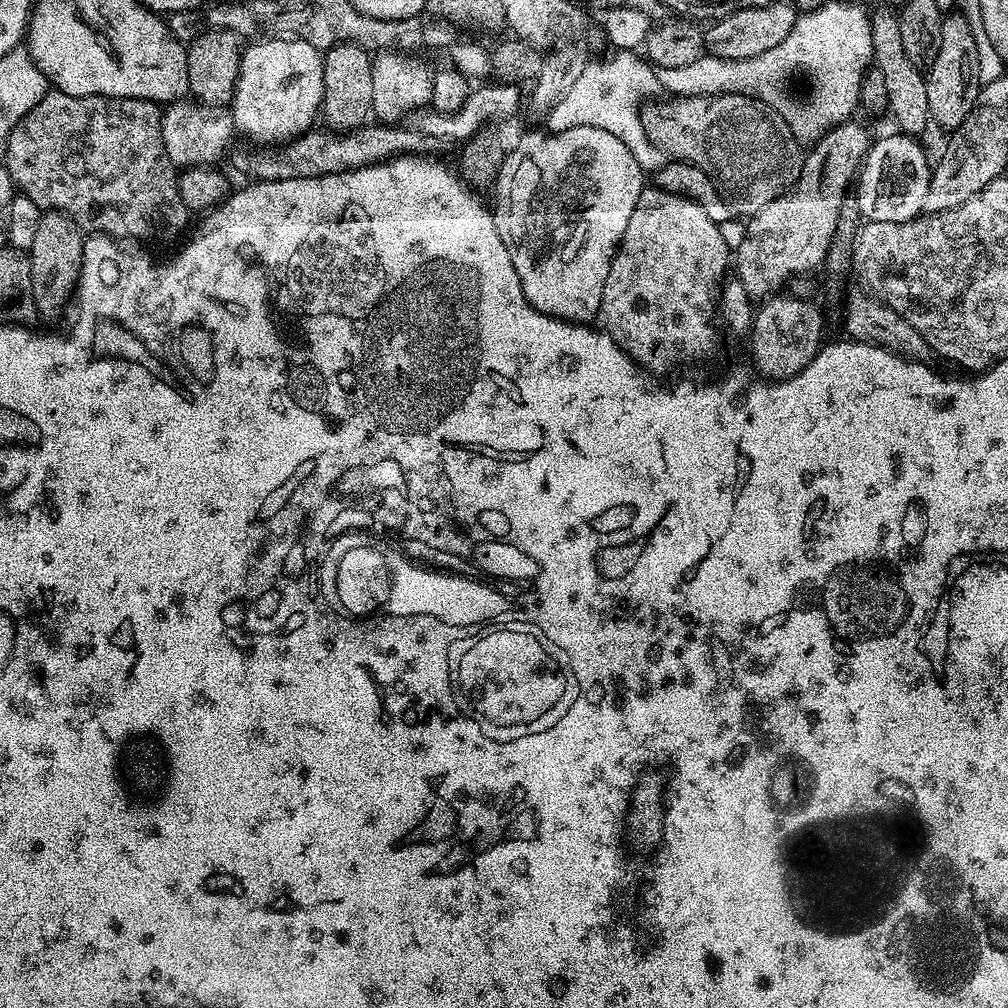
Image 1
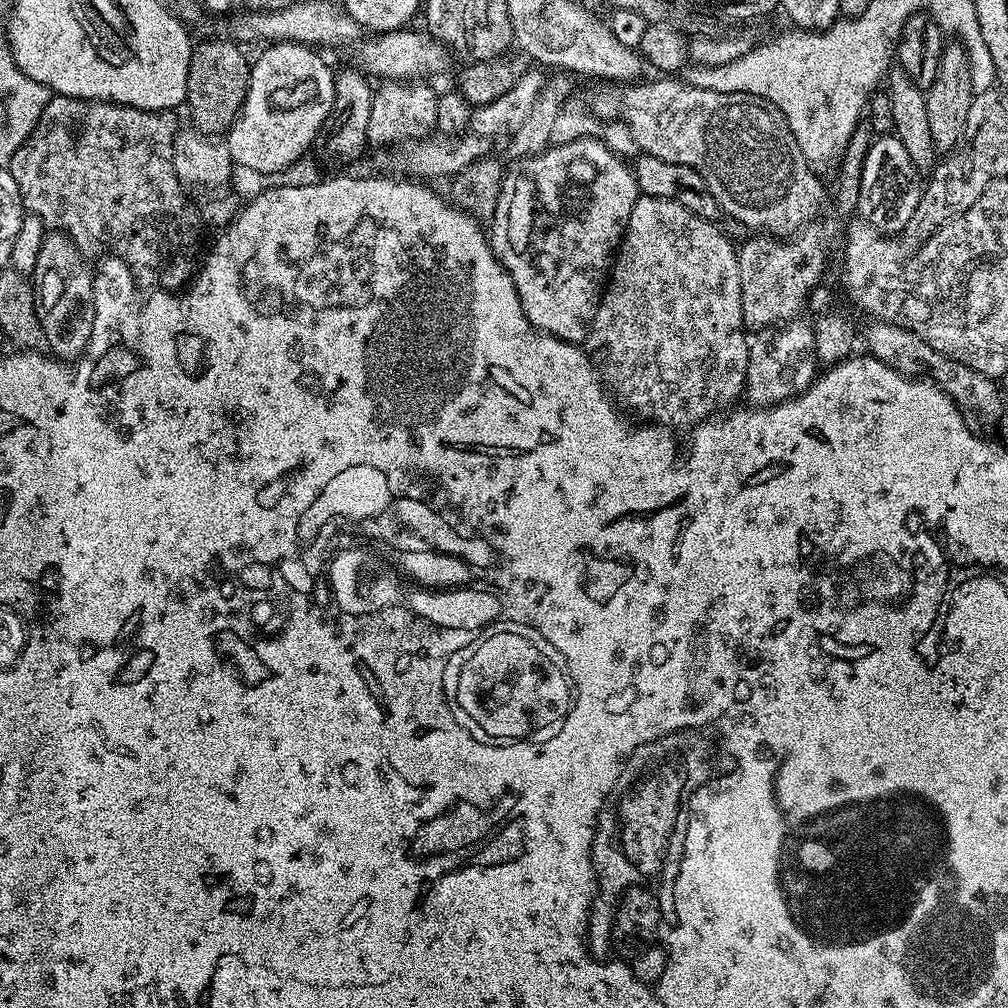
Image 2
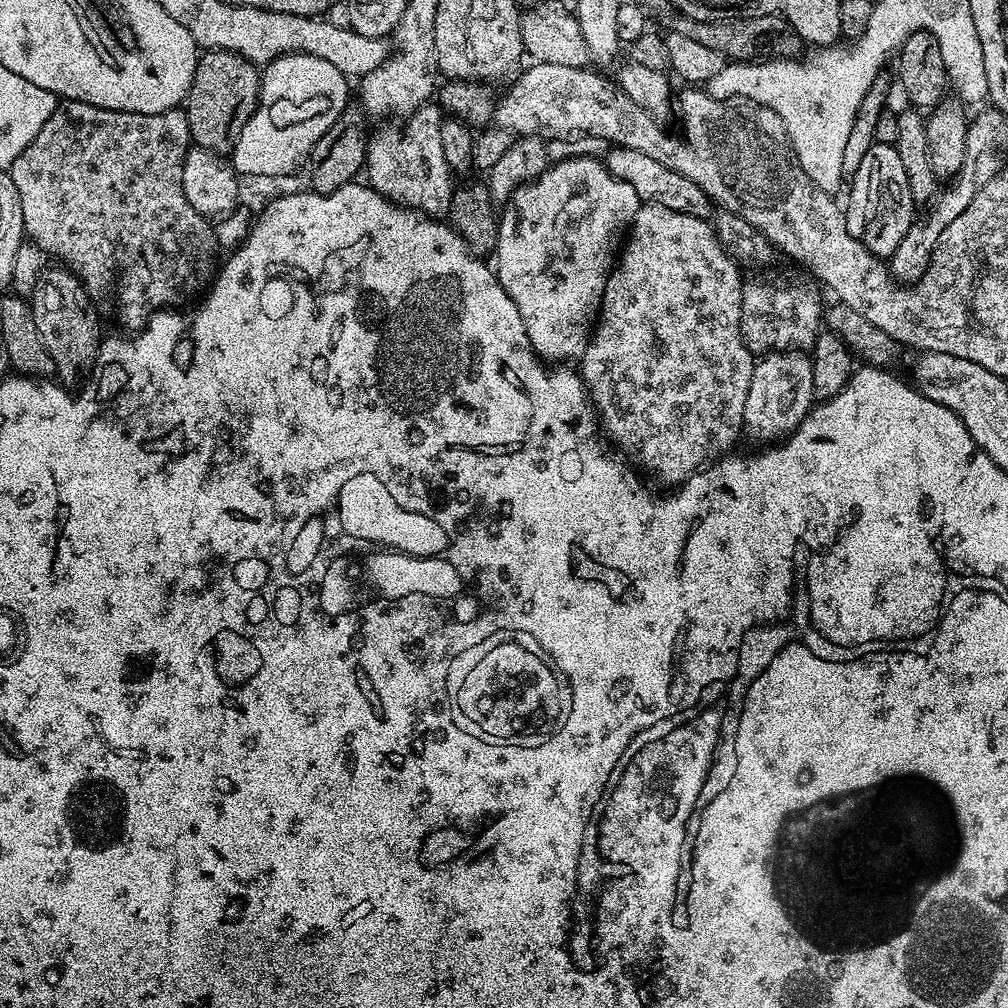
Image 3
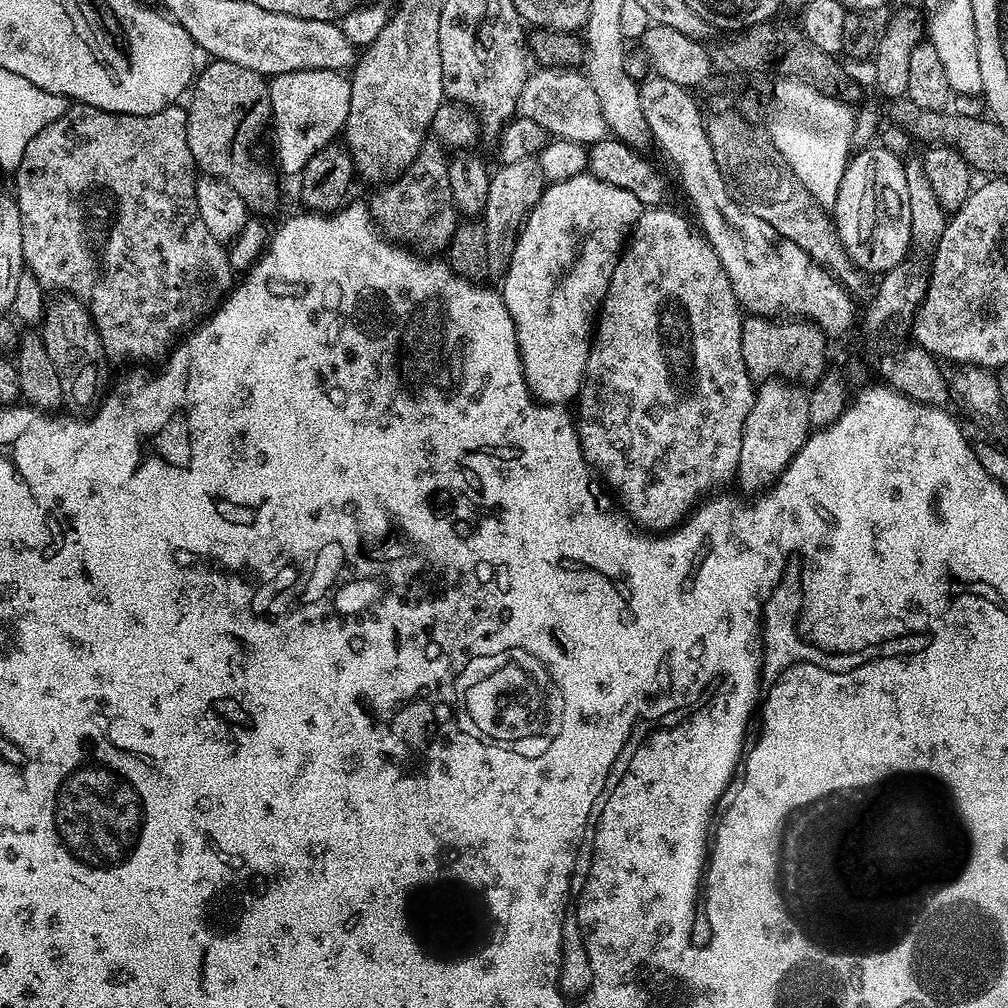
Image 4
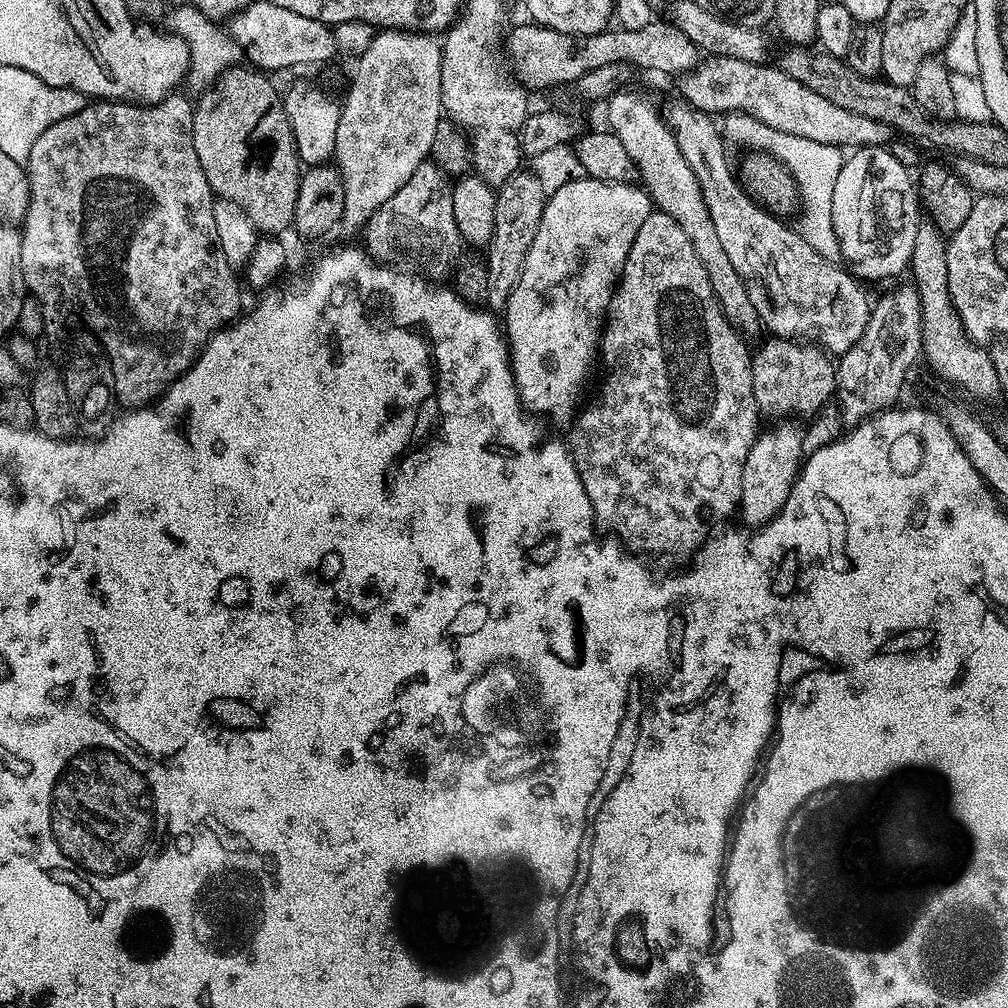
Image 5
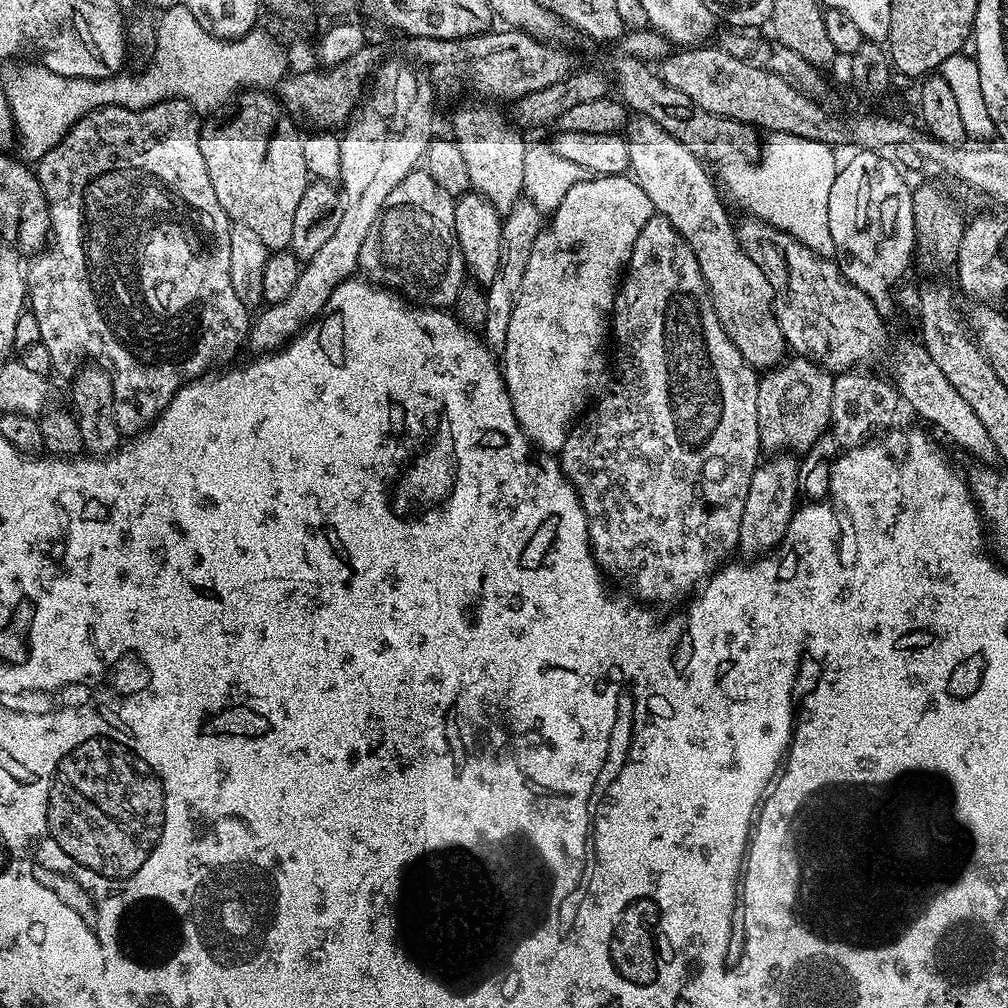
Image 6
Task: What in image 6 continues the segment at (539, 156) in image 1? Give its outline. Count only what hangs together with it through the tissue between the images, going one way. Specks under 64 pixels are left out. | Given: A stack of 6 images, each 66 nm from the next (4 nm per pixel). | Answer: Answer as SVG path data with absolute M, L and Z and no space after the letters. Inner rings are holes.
M631 175L622 176L592 176L589 179L578 182L566 190L566 198L551 213L552 220L543 225L534 242L534 248L530 251L530 262L526 265L523 275L521 290L518 291L517 301L514 302L513 318L506 337L506 344L502 351L502 371L504 385L508 387L510 402L514 406L514 418L518 418L518 426L528 437L529 444L535 446L544 454L559 454L566 438L572 433L572 425L584 415L586 409L605 391L610 380L610 352L604 347L610 344L610 317L612 307L616 305L616 293L620 281L630 262L630 254L634 250L634 242L638 242L638 234L642 234L642 226L650 222L654 209L650 198L646 198L646 190L638 186Z

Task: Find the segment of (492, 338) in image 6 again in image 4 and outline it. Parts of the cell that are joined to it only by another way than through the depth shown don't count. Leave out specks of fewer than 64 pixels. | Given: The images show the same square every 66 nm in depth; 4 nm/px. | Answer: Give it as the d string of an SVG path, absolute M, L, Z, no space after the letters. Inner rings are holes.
M527 156L518 162L501 163L498 168L497 172L495 169L491 173L490 190L486 194L486 206L482 213L486 234L488 278L491 281L496 280L494 282L501 281L508 273L520 228L532 207L538 202L538 198L542 198L546 187L539 159Z

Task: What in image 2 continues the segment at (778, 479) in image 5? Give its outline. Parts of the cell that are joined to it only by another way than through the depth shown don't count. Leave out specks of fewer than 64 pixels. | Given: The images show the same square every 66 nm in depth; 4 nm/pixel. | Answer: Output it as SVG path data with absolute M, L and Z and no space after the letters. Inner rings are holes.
M797 318L775 328L762 328L751 337L744 387L753 405L767 406L791 400L798 393L805 392L817 375L815 334L808 320Z

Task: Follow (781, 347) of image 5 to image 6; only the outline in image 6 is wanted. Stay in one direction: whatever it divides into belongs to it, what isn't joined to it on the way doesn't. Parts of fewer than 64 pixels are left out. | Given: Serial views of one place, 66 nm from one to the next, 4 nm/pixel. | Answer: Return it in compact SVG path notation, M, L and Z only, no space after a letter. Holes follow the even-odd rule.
M797 355L785 359L775 368L767 369L757 379L758 438L765 453L807 454L819 436L829 431L833 379L833 373L827 368Z

